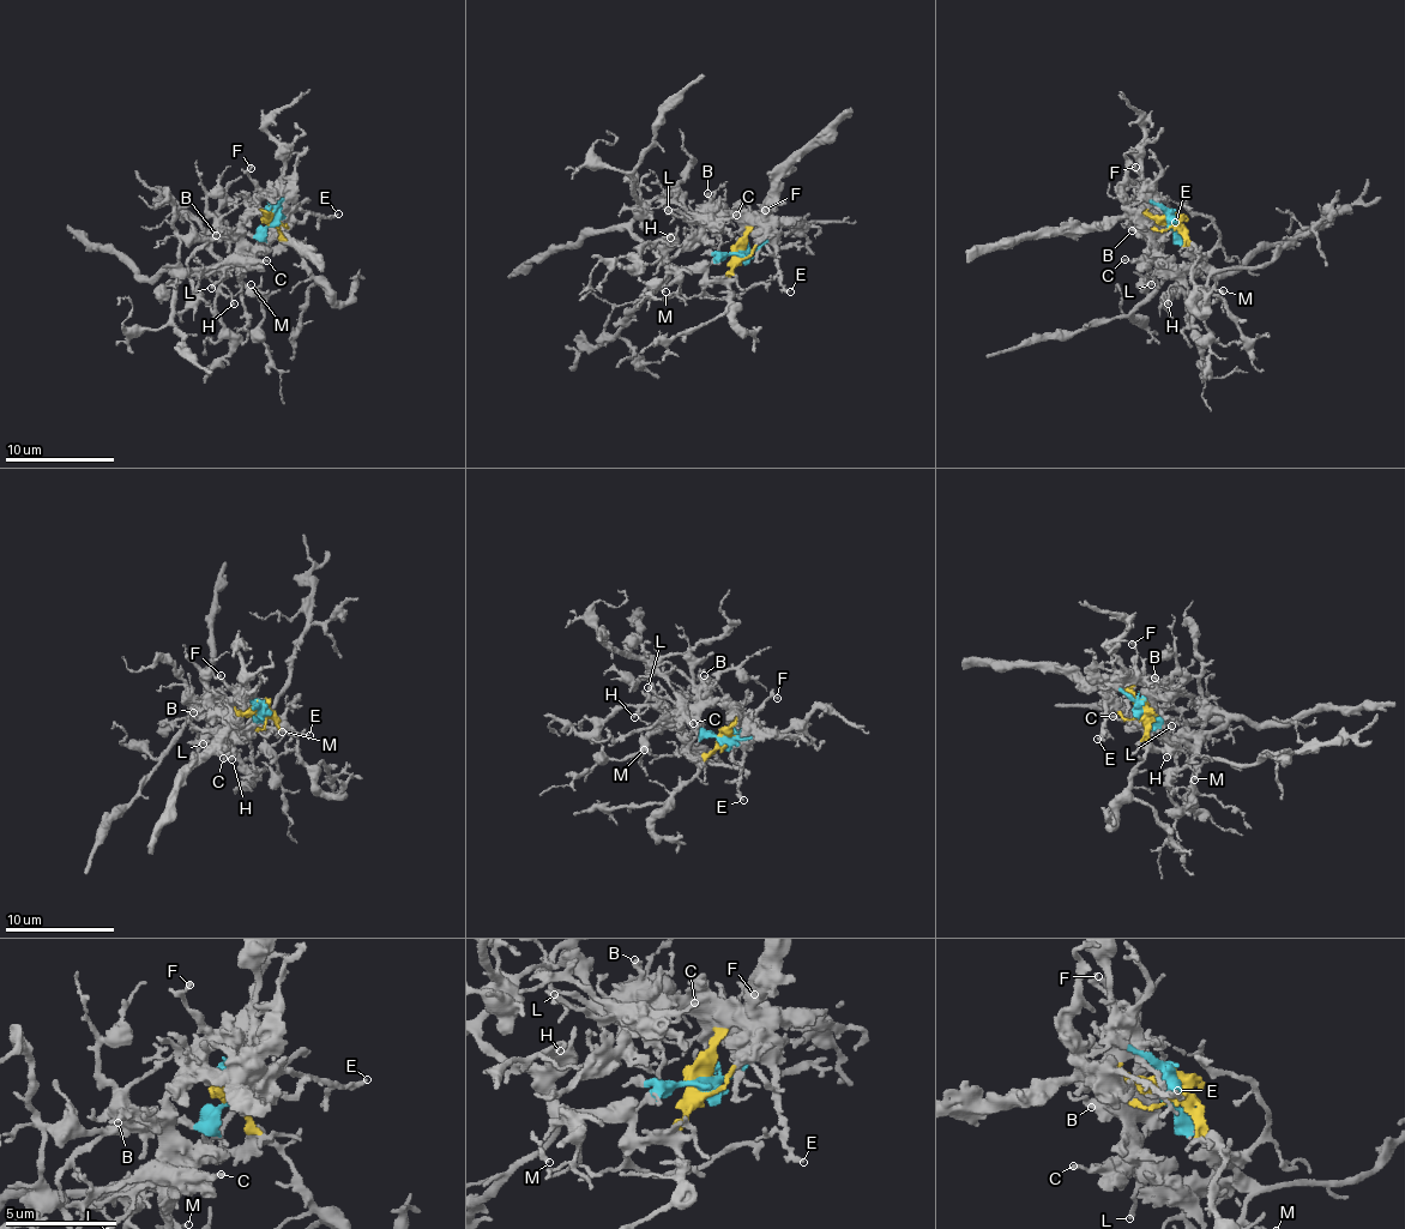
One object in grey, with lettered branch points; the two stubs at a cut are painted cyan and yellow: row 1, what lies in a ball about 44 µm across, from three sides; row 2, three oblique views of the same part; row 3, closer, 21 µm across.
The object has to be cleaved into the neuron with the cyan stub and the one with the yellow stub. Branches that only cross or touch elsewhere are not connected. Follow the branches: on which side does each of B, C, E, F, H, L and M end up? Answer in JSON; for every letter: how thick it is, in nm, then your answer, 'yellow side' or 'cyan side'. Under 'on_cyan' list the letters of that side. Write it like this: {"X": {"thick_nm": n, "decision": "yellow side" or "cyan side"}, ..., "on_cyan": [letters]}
{"B": {"thick_nm": 240, "decision": "yellow side"}, "C": {"thick_nm": 150, "decision": "yellow side"}, "E": {"thick_nm": 220, "decision": "yellow side"}, "F": {"thick_nm": 200, "decision": "yellow side"}, "H": {"thick_nm": 160, "decision": "cyan side"}, "L": {"thick_nm": 170, "decision": "yellow side"}, "M": {"thick_nm": 120, "decision": "cyan side"}, "on_cyan": ["H", "M"]}

